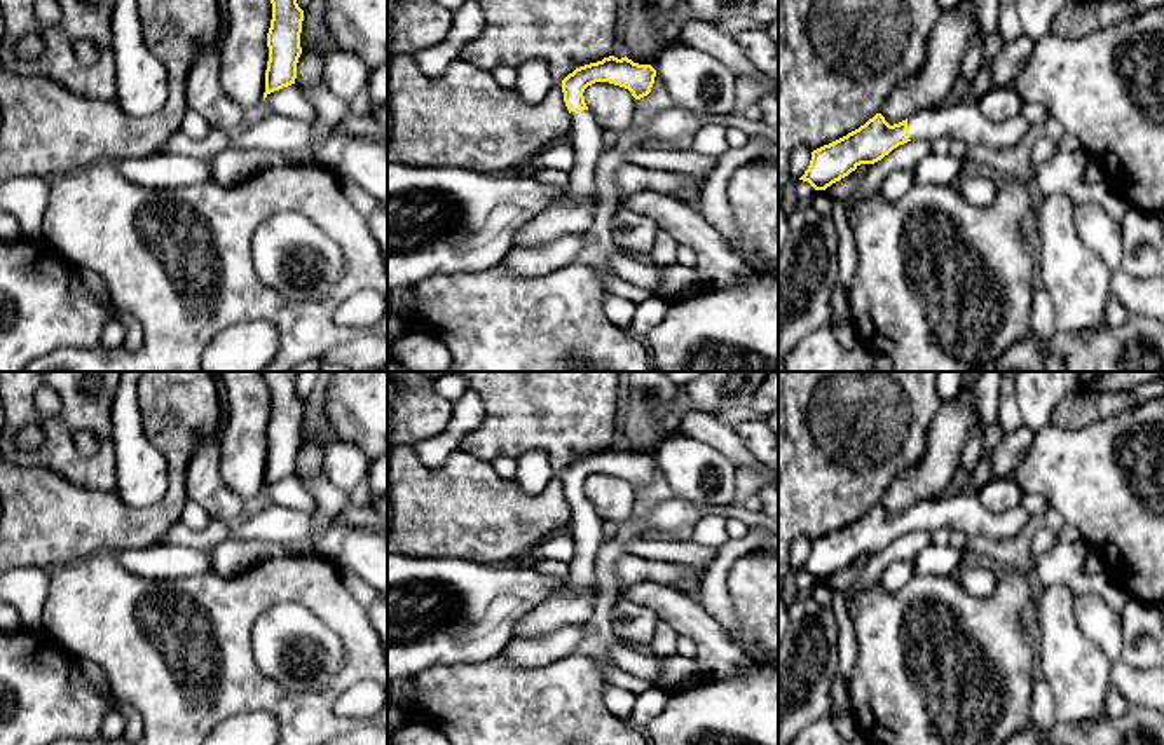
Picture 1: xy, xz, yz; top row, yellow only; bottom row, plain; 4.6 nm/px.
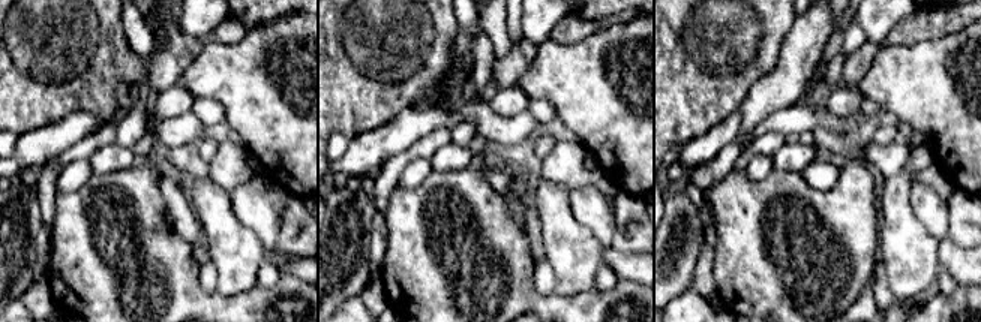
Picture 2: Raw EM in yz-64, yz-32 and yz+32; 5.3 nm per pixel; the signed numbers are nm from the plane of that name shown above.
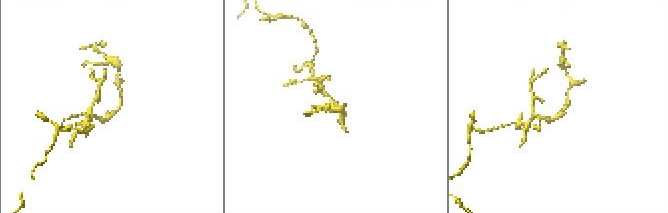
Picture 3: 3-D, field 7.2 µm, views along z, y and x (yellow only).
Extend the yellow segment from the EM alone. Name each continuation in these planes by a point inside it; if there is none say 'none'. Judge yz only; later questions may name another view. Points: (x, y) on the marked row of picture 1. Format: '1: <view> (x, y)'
1: yz (955, 121)

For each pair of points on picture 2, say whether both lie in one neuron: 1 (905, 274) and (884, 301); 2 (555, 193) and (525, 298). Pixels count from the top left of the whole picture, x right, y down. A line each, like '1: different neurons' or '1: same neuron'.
1: different neurons
2: different neurons

